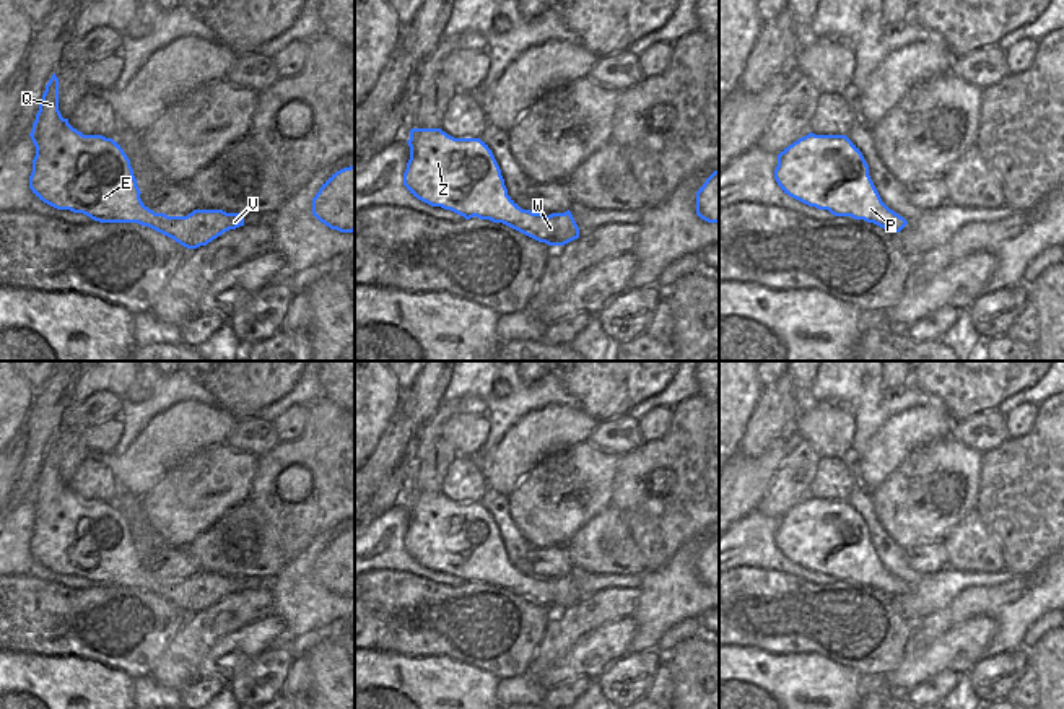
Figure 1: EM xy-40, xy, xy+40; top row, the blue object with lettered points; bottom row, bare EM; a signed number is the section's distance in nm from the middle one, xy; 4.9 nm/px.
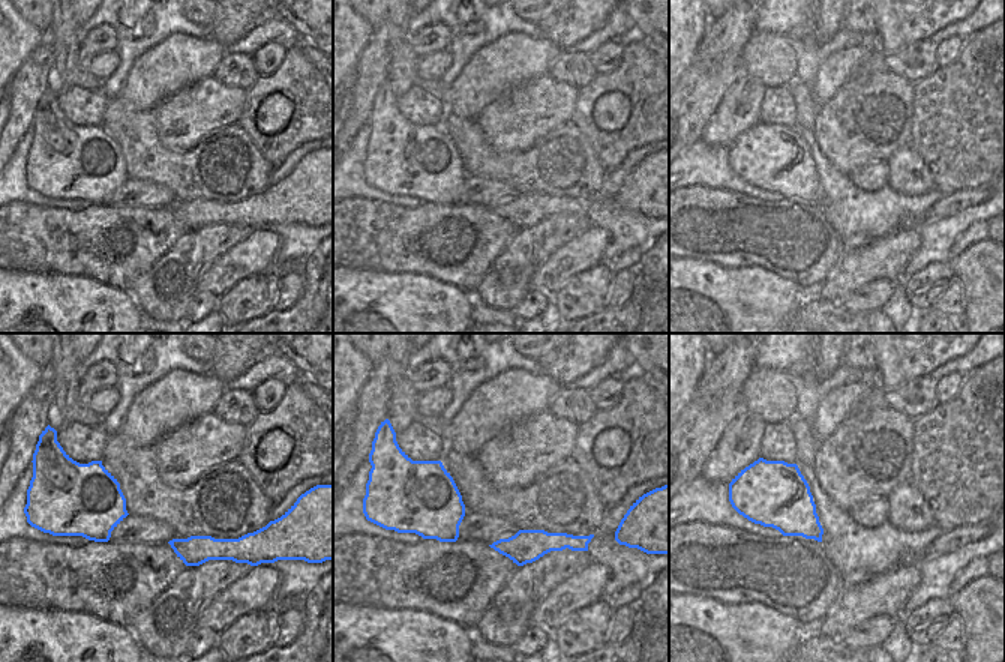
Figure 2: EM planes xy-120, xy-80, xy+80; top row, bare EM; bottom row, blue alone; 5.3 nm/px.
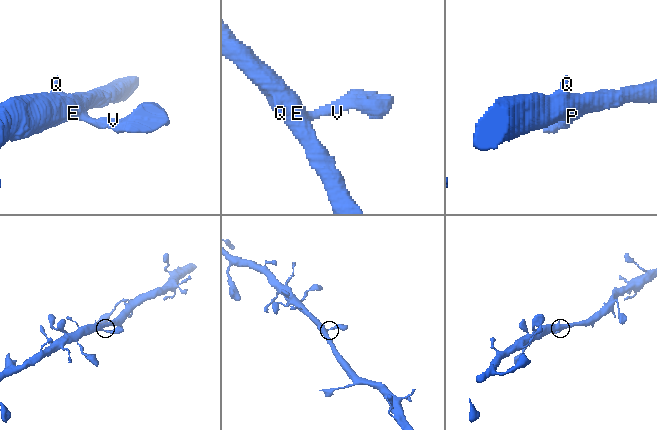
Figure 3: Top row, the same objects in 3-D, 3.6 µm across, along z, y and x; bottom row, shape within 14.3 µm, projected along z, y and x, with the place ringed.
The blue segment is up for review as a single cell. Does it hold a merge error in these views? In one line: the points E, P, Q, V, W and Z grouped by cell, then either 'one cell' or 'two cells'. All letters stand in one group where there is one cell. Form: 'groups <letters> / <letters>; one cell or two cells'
groups E P Q V W Z; one cell

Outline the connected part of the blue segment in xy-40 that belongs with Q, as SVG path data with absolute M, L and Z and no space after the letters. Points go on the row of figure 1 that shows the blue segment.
M55 73L46 85L29 137L36 146L29 189L39 200L57 210L83 213L99 223L138 223L187 249L207 246L223 233L244 226L241 213L194 210L187 216L168 216L145 207L130 159L120 145L102 135L83 135L68 124L68 119L62 117L59 111L59 78Z

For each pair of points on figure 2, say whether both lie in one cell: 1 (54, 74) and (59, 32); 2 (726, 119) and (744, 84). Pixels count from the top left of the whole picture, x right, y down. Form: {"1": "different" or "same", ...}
{"1": "same", "2": "same"}

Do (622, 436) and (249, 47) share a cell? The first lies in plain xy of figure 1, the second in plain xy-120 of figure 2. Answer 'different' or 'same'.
different

